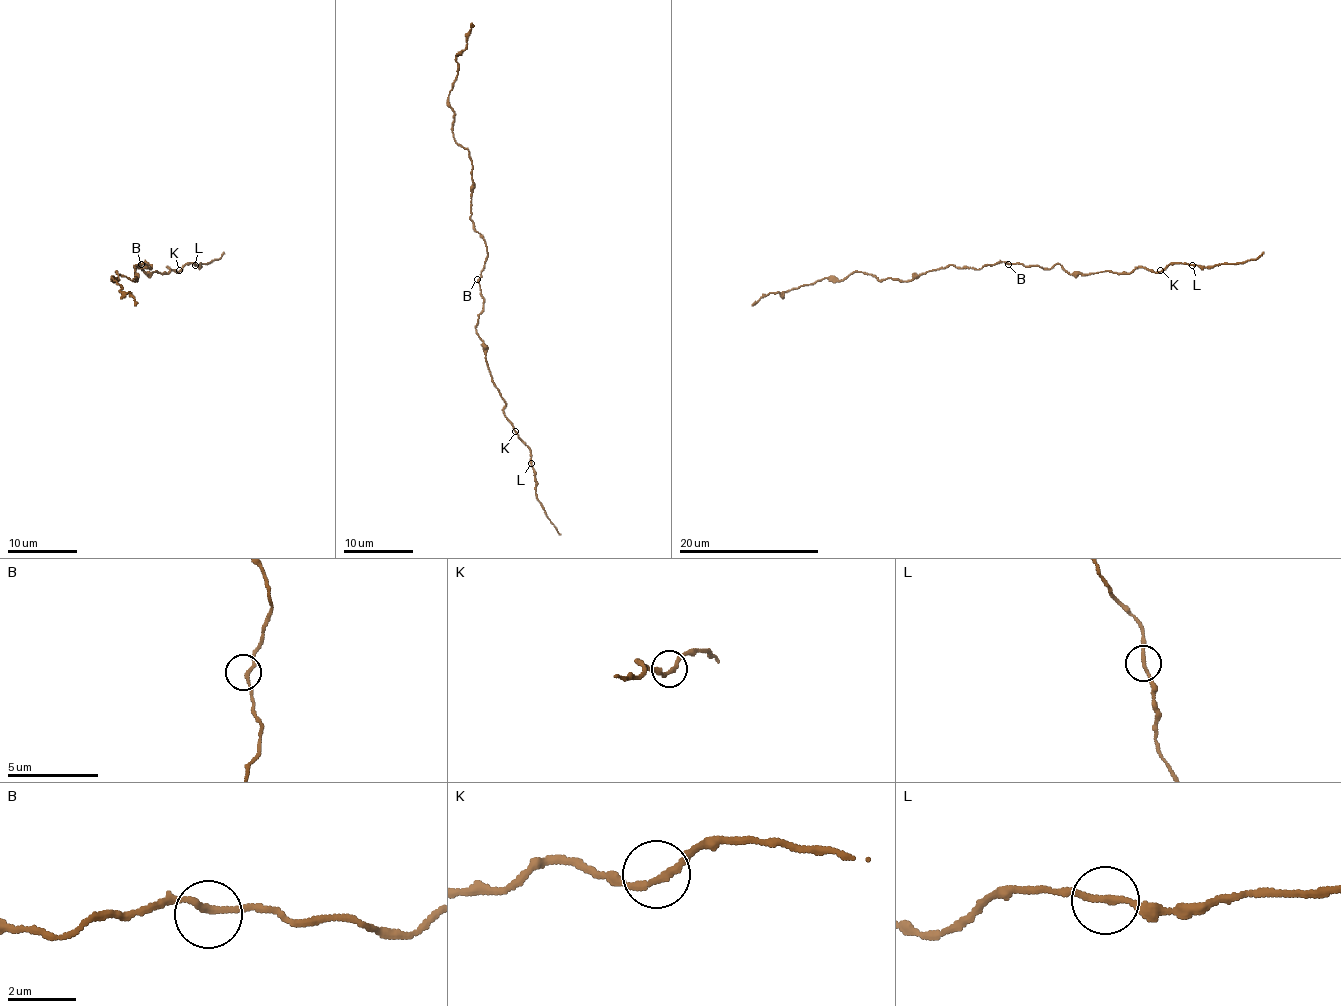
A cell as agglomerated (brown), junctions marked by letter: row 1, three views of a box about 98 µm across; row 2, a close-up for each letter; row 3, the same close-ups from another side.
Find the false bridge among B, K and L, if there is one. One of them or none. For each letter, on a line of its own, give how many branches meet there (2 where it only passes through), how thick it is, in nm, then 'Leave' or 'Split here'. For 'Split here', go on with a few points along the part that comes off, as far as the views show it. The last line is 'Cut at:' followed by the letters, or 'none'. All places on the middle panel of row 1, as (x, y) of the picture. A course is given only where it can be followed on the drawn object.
B: Branches: 2. Thickness 180 nm. Leave
K: Branches: 2. Thickness 190 nm. Leave
L: Branches: 2. Thickness 170 nm. Split here. Course of the part to remove: (531, 463), (535, 493), (559, 535)
Cut at: L

